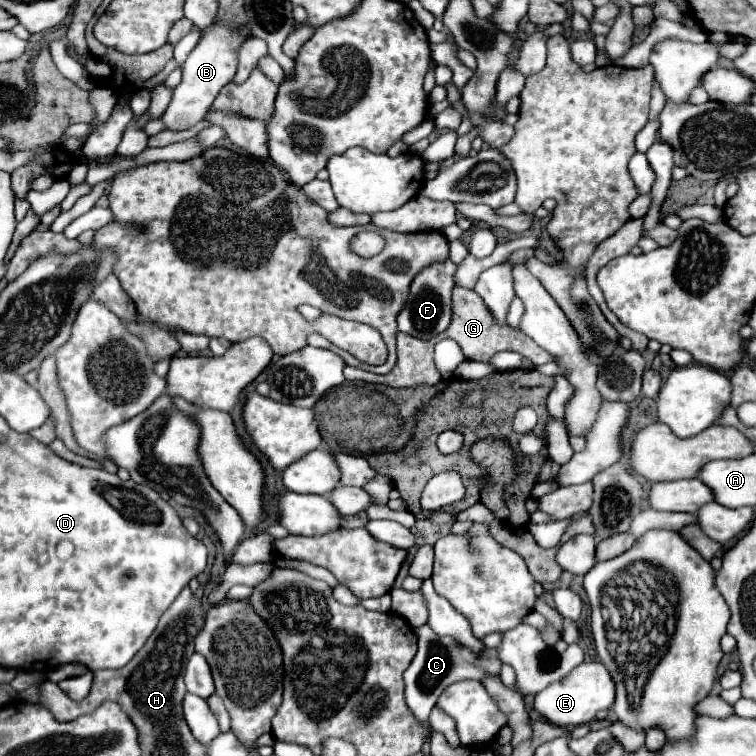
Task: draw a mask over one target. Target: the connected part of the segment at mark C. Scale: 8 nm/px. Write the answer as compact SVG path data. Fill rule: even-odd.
M427 624L417 628L415 634L417 634L417 640L419 640L419 650L417 650L411 666L405 670L403 678L405 678L407 706L421 724L427 724L429 712L435 706L437 698L453 682L461 682L461 680L483 682L487 676L499 676L499 672L501 672L503 662L497 658L497 648L485 648L483 654L477 656L473 650L461 646L455 638L437 636Z

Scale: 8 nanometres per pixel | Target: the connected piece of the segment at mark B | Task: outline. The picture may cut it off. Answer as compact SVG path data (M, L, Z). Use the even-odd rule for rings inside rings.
M213 24L213 28L207 28L207 34L199 40L195 50L189 54L187 62L183 64L183 80L173 90L173 100L161 116L165 130L181 132L181 130L189 130L191 126L201 122L205 118L205 112L213 104L215 96L219 94L219 90L225 84L229 84L229 80L235 76L237 48L245 40L247 32L245 30L241 34L233 34L233 32L235 30L229 24Z

